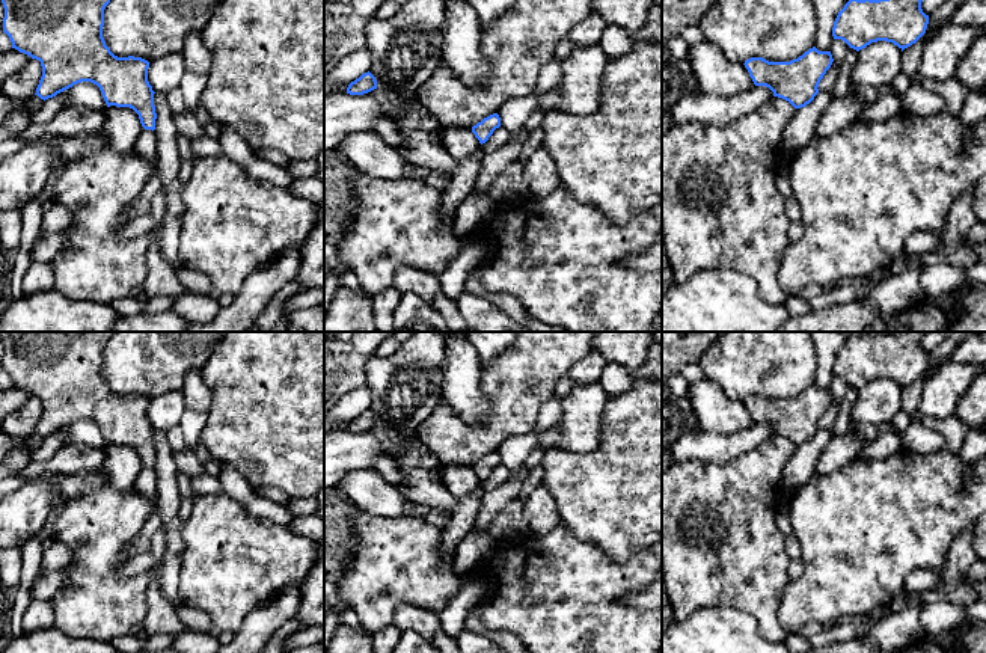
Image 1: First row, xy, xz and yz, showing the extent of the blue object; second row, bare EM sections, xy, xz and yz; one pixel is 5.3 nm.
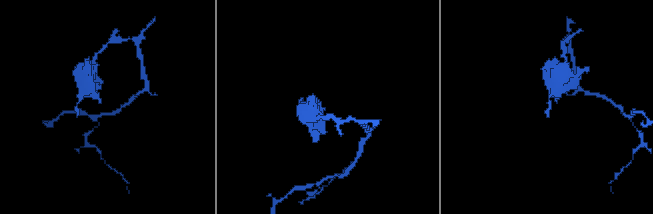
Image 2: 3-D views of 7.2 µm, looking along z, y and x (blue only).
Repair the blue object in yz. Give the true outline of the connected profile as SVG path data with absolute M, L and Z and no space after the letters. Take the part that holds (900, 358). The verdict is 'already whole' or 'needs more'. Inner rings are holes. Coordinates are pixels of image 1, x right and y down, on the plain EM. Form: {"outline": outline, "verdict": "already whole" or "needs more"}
{"outline": "M926 333L849 336L834 359L832 374L856 389L877 379L893 380L903 389L926 371L929 353L921 347Z", "verdict": "already whole"}

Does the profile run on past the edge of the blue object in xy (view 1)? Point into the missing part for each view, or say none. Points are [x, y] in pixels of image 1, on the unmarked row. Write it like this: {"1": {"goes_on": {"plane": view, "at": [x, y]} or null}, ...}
{"1": {"goes_on": null}}

